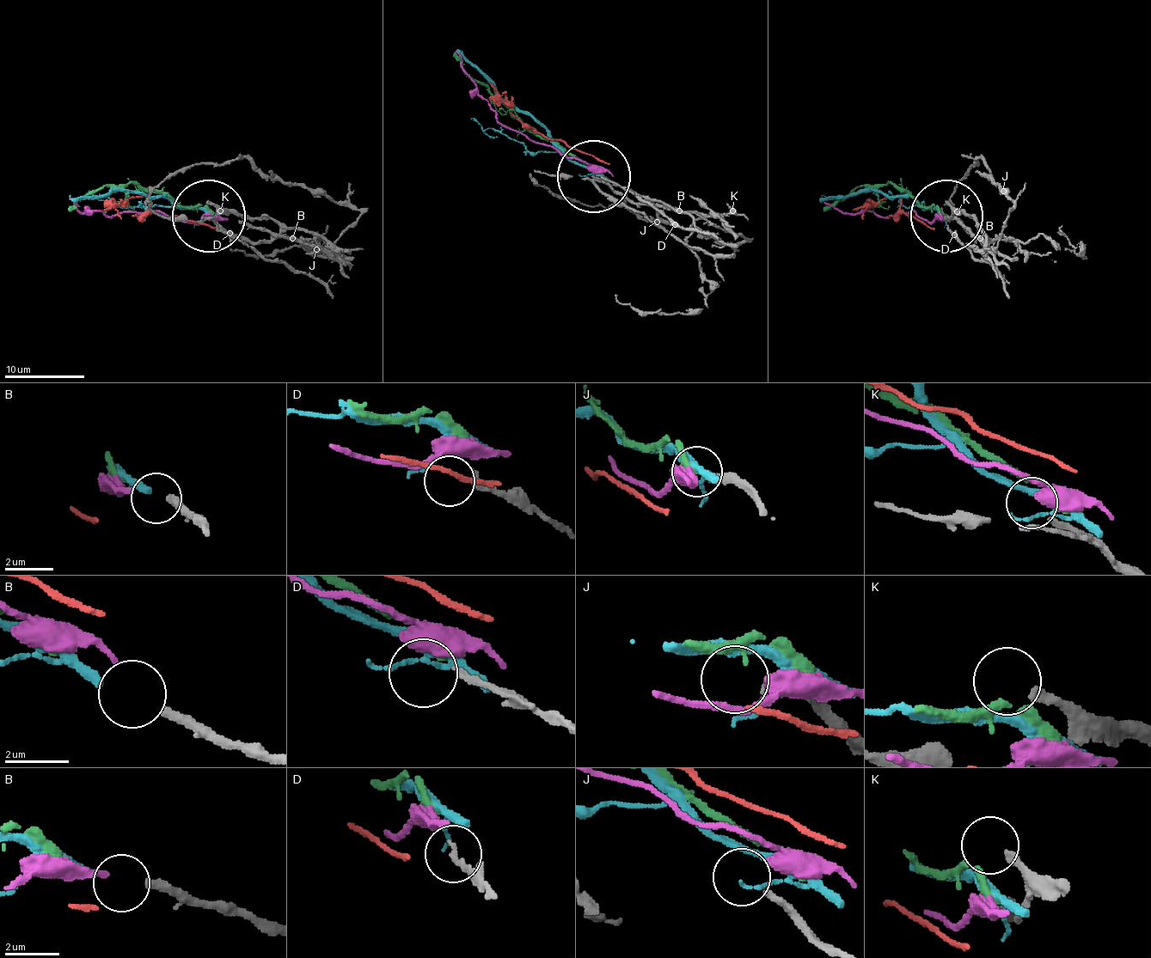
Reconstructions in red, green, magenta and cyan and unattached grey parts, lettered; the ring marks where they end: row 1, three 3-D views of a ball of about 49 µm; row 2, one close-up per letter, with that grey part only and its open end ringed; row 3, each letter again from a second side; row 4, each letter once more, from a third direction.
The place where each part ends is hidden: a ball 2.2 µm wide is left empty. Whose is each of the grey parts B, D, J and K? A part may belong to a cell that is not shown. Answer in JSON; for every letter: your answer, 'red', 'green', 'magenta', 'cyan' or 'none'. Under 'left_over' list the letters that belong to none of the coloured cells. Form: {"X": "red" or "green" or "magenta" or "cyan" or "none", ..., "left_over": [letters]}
{"B": "cyan", "D": "none", "J": "none", "K": "none", "left_over": ["D", "J", "K"]}

